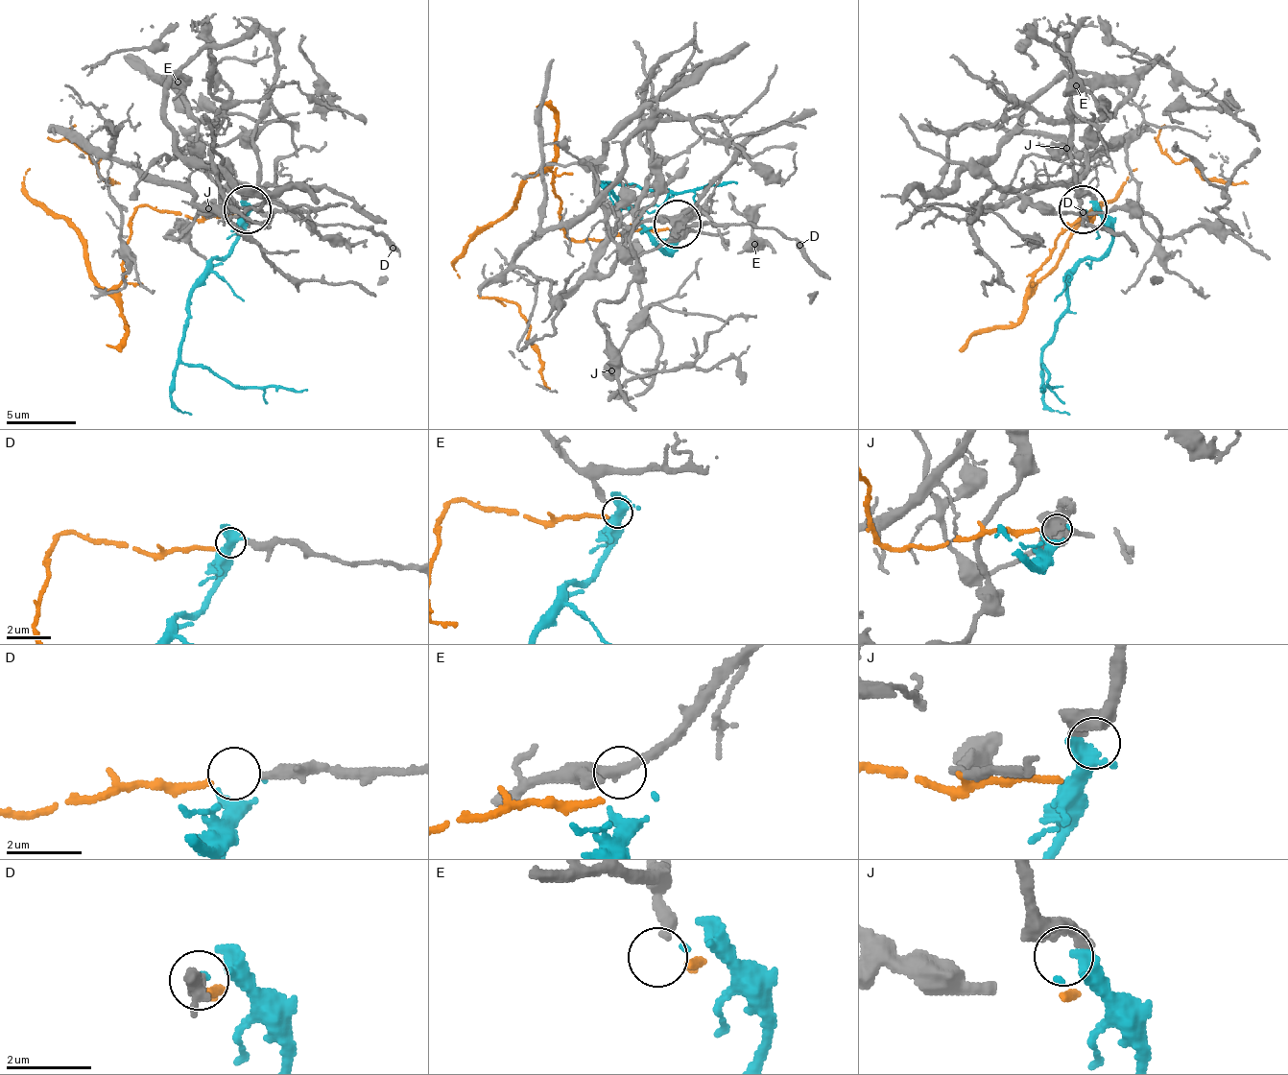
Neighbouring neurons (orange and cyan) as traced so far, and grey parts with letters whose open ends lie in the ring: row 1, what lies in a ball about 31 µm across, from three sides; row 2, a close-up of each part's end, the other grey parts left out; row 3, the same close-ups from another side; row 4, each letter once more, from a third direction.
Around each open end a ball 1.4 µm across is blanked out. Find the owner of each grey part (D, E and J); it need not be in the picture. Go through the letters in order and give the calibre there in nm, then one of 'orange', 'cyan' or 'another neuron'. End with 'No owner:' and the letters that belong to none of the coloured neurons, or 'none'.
D: calibre 300 nm; orange
E: calibre 300 nm; another neuron
J: calibre 600 nm; cyan
No owner: E

